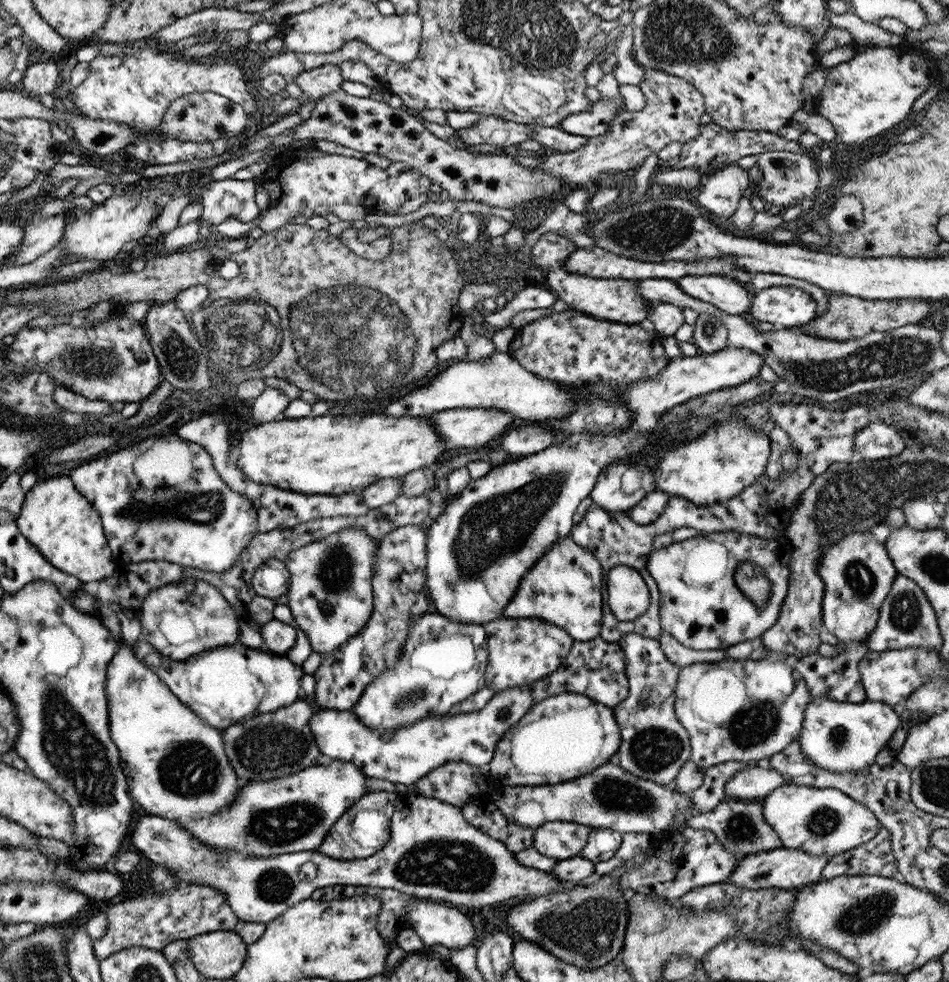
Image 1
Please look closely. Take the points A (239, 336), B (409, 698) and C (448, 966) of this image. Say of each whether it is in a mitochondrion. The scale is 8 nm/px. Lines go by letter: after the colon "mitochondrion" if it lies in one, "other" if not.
A: mitochondrion
B: mitochondrion
C: other

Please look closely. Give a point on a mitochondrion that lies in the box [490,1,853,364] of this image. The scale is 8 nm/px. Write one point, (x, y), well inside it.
(654, 231)

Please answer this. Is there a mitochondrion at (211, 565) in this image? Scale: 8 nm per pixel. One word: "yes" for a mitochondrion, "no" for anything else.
no

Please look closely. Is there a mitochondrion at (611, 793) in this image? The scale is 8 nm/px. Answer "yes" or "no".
yes

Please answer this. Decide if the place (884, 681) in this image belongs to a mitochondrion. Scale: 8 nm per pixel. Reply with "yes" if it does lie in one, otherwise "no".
no

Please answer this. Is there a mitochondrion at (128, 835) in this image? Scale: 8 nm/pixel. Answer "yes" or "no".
no

